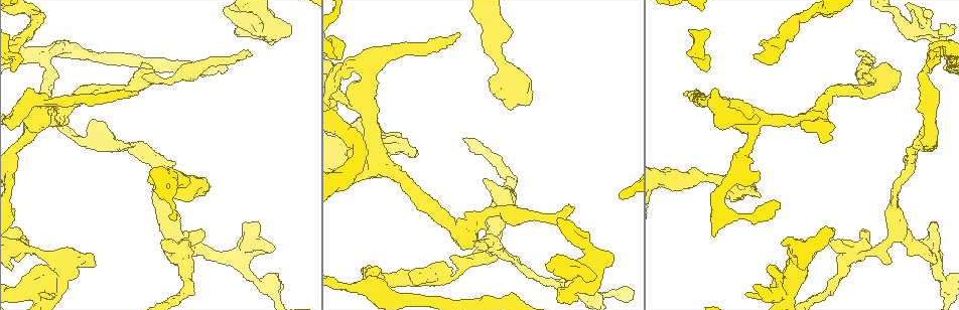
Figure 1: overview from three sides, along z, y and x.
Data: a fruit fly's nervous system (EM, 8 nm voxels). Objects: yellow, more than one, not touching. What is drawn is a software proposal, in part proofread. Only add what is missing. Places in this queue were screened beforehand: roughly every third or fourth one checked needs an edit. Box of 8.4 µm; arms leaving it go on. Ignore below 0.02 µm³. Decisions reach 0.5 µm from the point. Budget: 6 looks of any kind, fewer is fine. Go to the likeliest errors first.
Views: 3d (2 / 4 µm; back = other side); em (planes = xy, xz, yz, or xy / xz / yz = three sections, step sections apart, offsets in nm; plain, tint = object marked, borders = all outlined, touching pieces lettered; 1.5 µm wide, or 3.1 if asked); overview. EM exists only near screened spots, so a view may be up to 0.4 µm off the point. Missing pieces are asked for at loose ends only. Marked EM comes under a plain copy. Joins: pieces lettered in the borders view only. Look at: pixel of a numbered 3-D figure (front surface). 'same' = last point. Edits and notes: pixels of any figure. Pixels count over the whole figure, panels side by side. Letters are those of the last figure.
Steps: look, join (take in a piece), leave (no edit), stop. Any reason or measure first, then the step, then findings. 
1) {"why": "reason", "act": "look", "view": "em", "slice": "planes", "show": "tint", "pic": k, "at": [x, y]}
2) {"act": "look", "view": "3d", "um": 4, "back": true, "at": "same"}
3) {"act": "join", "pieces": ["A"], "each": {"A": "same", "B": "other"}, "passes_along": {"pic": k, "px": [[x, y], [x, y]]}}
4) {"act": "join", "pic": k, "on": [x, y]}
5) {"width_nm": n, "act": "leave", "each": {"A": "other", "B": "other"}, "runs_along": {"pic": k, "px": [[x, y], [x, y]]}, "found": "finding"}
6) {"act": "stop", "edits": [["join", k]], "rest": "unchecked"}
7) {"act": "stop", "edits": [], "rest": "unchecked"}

{"why": "thin end", "act": "look", "view": "3d", "um": 4, "back": true, "pic": 1, "at": [572, 210]}

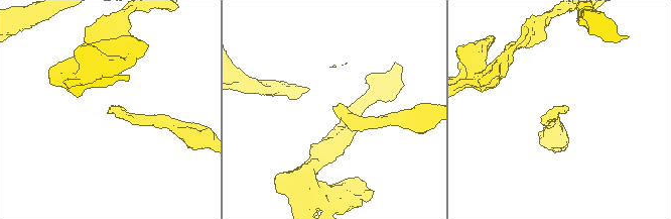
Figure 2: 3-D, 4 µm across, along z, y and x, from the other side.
{"act": "look", "view": "em", "slice": "planes", "show": "borders", "pic": 2, "at": [564, 113]}

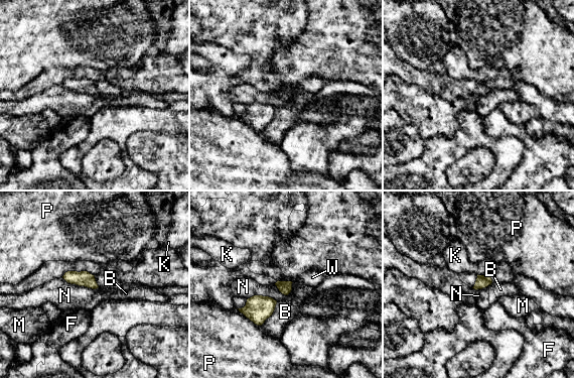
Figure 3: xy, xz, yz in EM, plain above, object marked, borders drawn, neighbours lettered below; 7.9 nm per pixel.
{"longest_contact_nm": ["N", 300], "act": "leave", "each": {"B": "other", "F": "other", "K": "other", "M": "other", "N": "other", "P": "other", "W": "other"}, "found": "no lettered piece goes on from it"}

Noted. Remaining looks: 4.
{"why": "an open end", "act": "look", "view": "em", "slice": "xy", "step": 4, "show": "tint", "pic": 1, "at": [759, 196]}

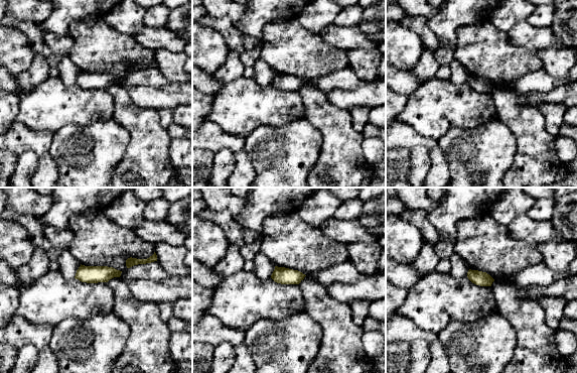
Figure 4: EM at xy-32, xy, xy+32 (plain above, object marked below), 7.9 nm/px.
{"act": "look", "view": "em", "slice": "planes", "show": "borders", "at": "same"}

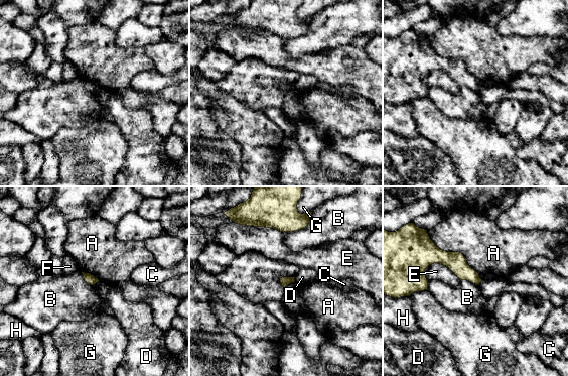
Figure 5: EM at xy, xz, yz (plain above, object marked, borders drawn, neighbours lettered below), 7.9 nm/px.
{"act": "leave", "each": {"A": "other", "B": "other", "C": "other", "D": "other", "E": "other", "F": "other", "G": "other", "H": "other"}, "runs_along": {"pic": 5, "px": [[419, 279], [431, 258], [446, 258], [477, 281]]}, "found": "no lettered piece goes on from it"}

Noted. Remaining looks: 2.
{"why": "an open end", "act": "look", "view": "em", "slice": "xy", "step": 8, "show": "borders", "pic": 1, "at": [42, 292]}

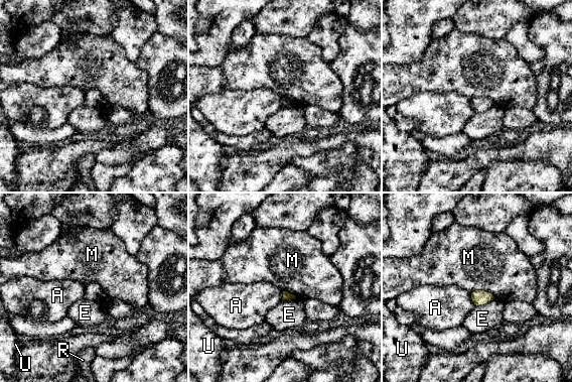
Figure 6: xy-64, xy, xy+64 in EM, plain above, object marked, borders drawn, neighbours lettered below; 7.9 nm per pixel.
{"act": "leave", "each": {"A": "other", "E": "other", "M": "other", "R": "other", "U": "other"}, "border": {"pic": 6, "px": [[471, 291], [489, 291], [494, 297]]}, "found": "none of them fits"}

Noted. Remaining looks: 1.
{"act": "stop", "edits": [], "rest": "unchecked"}

